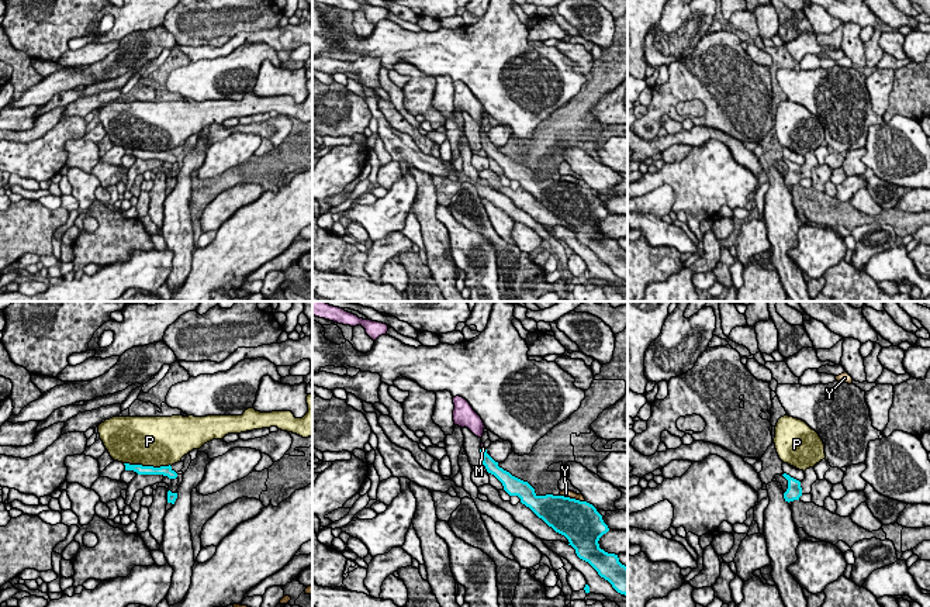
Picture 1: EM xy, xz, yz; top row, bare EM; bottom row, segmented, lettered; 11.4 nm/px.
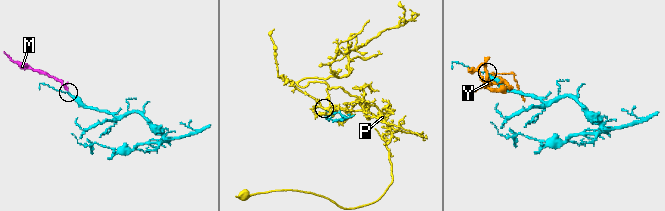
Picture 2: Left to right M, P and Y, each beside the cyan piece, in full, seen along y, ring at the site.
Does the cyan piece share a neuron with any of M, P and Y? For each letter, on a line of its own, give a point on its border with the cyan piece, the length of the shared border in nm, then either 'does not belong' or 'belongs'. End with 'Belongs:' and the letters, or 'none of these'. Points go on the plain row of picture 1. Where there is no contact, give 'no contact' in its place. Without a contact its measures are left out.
M: xz (481, 134) | 50 nm | belongs
P: xy (148, 151) | 550 nm | does not belong
Y: xz (573, 183) | 300 nm | does not belong
Belongs: M

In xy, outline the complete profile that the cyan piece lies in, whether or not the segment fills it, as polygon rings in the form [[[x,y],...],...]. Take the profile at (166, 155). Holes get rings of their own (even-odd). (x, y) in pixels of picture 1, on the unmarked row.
[[[124,148],[125,155],[134,155],[138,159],[163,159],[167,161],[169,163],[176,163],[177,158],[172,154],[172,151],[160,151],[160,152],[153,152],[153,151],[142,151],[142,149],[129,149]]]

